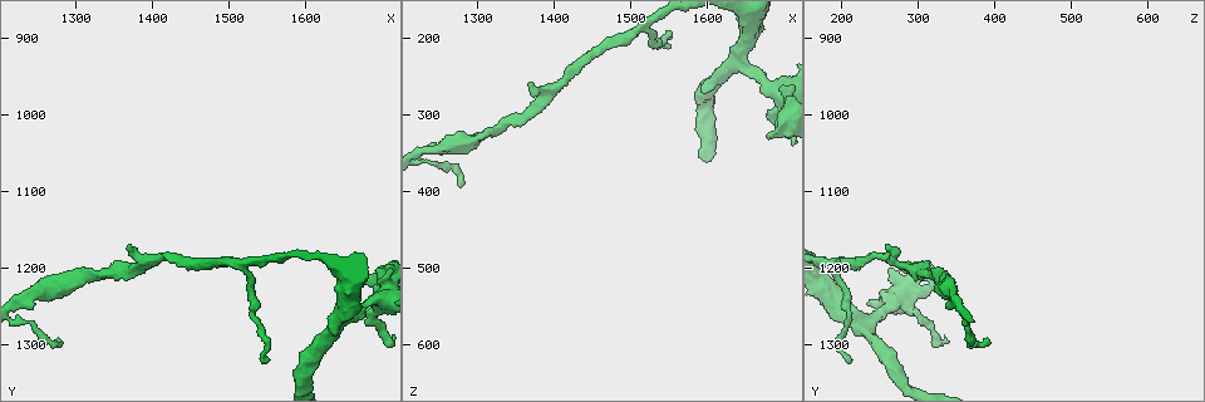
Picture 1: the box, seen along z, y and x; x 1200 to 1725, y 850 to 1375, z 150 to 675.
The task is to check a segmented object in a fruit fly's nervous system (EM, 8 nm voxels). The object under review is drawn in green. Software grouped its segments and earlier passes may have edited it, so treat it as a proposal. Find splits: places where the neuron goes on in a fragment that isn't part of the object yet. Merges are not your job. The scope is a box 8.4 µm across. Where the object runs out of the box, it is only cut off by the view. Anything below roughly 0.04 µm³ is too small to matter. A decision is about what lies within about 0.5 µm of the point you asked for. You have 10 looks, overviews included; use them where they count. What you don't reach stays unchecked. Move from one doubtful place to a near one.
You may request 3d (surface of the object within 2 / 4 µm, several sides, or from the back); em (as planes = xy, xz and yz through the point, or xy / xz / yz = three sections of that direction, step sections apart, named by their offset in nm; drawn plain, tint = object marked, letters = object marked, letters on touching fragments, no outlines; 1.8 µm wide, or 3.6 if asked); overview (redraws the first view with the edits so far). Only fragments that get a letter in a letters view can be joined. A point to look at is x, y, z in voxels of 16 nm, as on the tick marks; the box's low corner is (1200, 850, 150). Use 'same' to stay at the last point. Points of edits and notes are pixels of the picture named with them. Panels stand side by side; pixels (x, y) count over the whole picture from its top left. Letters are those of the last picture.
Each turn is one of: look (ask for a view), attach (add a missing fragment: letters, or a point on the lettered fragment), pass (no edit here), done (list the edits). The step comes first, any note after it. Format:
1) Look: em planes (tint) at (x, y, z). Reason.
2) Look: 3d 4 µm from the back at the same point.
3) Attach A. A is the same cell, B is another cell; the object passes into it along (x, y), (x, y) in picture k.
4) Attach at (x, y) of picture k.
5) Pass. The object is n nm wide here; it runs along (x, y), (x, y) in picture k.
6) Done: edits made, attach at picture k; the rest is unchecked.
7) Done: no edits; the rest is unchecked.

Look: em planes (letters) at (1280, 1295, 390). Free end.

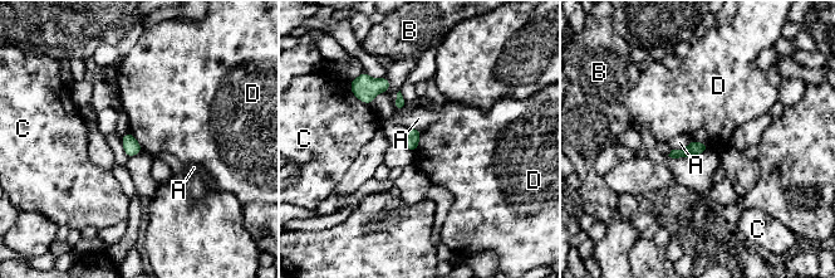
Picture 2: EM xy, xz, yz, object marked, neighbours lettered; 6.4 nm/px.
Pass. A, B, C and D are other cells; none of them fits.

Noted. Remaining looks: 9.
Look: 3d 4 µm at (1555, 1320, 210). Branch stops here.

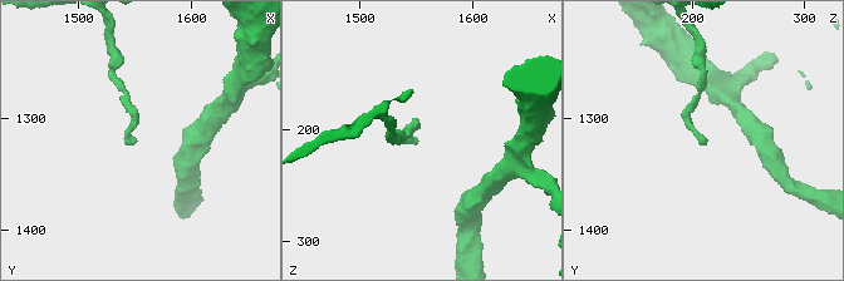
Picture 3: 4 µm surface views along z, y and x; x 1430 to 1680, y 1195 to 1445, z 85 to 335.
Look: em planes (tint) at (1552, 1318, 210).

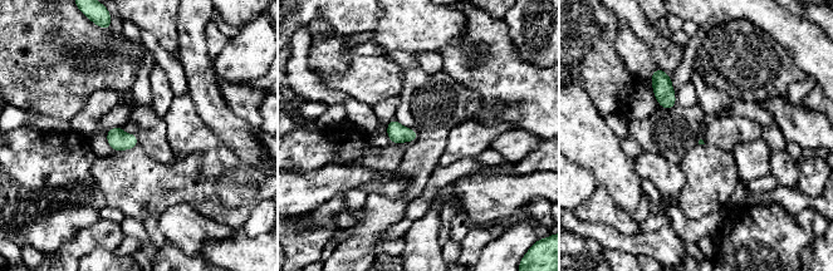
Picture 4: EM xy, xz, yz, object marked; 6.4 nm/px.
Look: em planes (letters) at the same point.

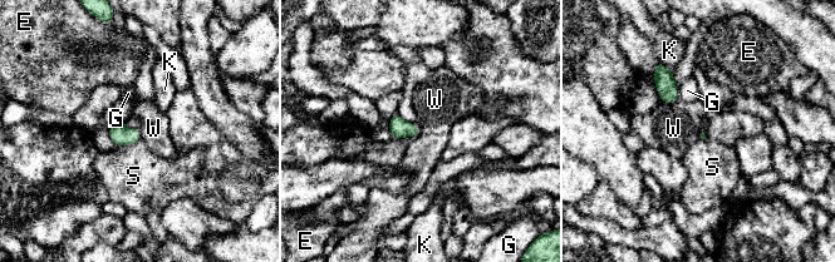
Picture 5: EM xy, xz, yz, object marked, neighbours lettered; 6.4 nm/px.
Pass. E, G, K, S and W are other cells; a border runs along (397, 113), (418, 128), (417, 137) in picture 5; none of them fits.

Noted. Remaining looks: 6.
Look: 3d 4 µm from the back at (1655, 1270, 240). Sudden change in width.

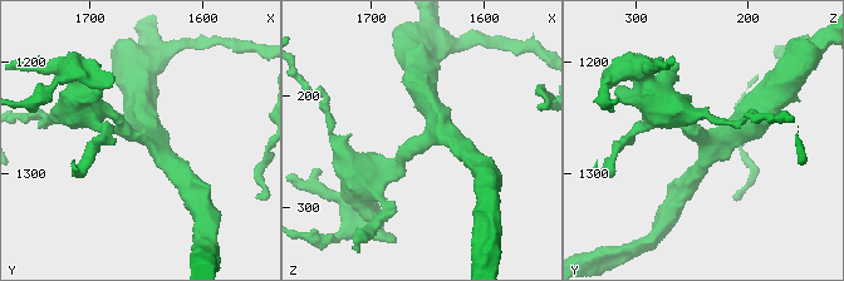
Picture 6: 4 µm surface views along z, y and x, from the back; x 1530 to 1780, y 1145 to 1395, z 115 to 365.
Look: em yz step 16 (letters) at (1652, 1268, 242). Need the tissue.

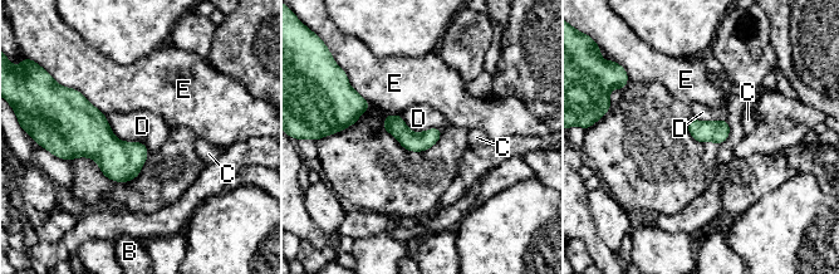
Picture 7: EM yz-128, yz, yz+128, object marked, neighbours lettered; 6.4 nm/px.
Pass. The object is 120 nm wide here; B, C, D and E are other cells; none of them fits.

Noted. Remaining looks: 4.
Look: 3d 2 µm at (1675, 1215, 330). Branch stops here.

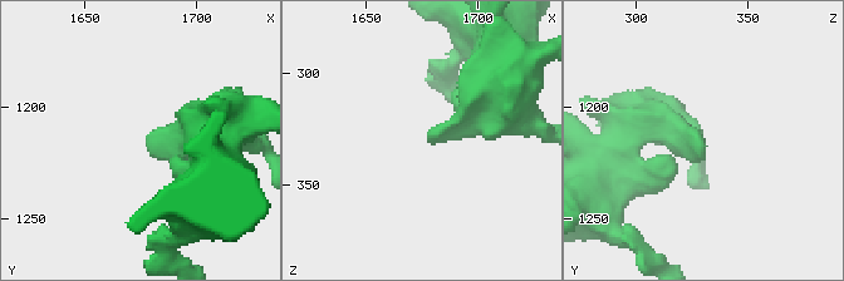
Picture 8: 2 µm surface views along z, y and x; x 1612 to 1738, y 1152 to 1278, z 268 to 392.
Look: em planes (letters) at (1680, 1218, 332). Need the tissue.

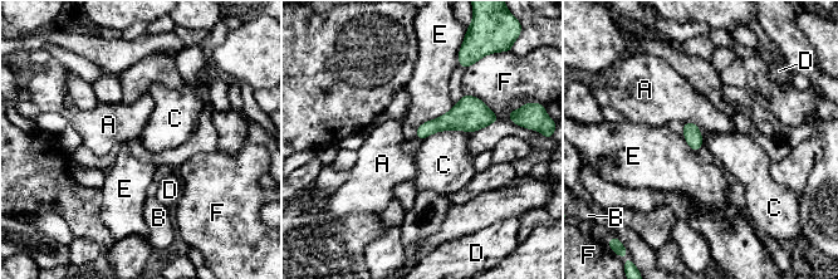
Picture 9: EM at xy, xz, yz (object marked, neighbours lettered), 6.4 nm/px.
Pass. A, B, C, D, E and F are other cells; no lettered fragment goes on from it.

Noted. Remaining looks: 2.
Done: no edits; the rest is unchecked.

